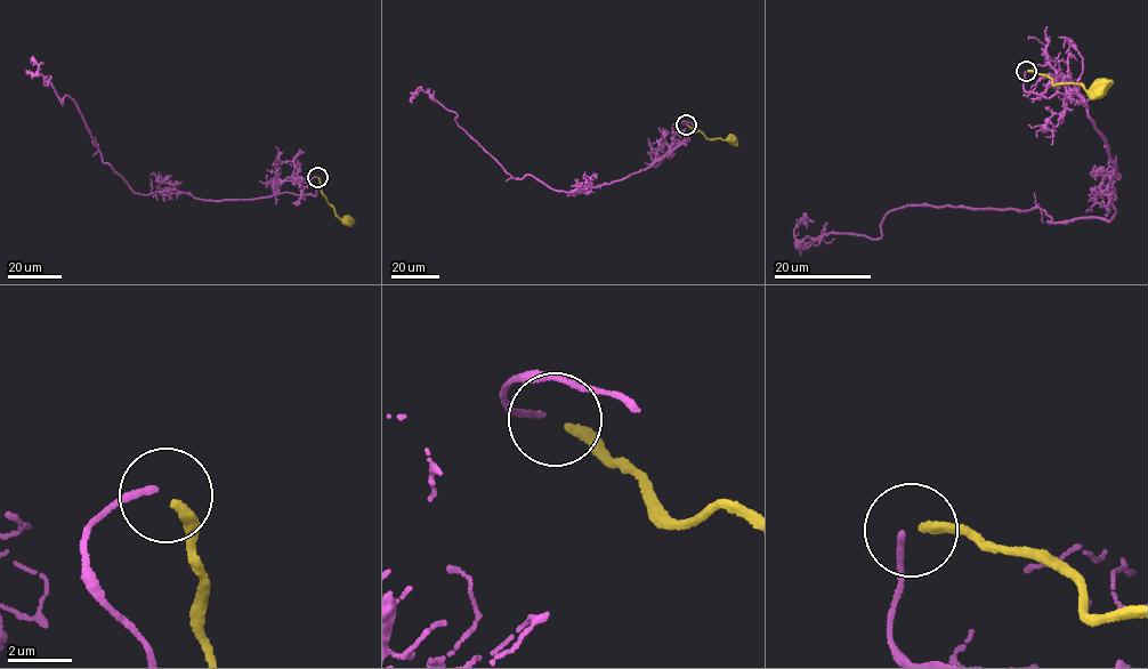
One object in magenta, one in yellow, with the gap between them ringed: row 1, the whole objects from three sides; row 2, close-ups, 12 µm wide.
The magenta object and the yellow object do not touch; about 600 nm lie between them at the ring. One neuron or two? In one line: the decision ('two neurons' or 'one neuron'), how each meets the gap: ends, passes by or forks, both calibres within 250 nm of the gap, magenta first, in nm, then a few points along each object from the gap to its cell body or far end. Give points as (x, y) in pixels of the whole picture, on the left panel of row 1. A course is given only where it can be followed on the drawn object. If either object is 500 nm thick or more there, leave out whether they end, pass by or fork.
two neurons; magenta ends there; yellow ends there; 200 nm thick on the magenta side, 320 nm on the other; magenta runs (316, 177), (314, 196), (132, 192), (102, 161), (73, 99), (62, 105), (31, 63); yellow runs (318, 177), (321, 191), (337, 217), (348, 220)

